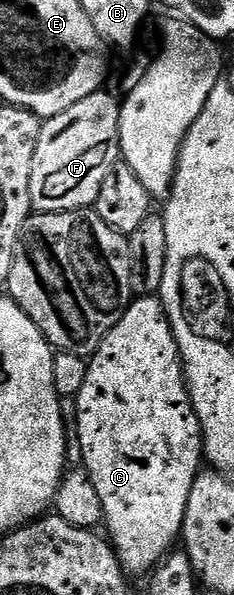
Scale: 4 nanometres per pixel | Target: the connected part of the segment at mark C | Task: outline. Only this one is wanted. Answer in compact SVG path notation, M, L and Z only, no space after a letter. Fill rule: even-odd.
M154 295L152 297L137 297L129 304L129 310L123 315L123 319L119 319L119 323L114 327L109 334L103 339L103 343L97 348L97 352L93 354L89 361L89 370L87 371L87 383L83 383L83 391L79 391L79 395L75 398L75 405L77 405L77 445L81 448L81 457L83 462L83 468L88 473L91 483L95 483L95 491L99 491L99 500L103 502L103 515L105 520L103 522L104 528L109 528L107 532L108 540L111 542L114 549L117 551L117 558L121 560L121 568L125 570L126 574L134 575L133 573L145 573L156 569L157 565L165 558L168 553L174 548L173 544L178 544L181 536L181 528L183 527L183 519L185 518L185 512L187 511L187 499L191 495L191 487L195 483L197 474L202 472L203 469L203 438L201 435L201 424L199 419L195 415L193 410L193 403L189 398L189 387L185 384L185 366L181 364L181 352L177 346L177 339L173 334L173 327L169 322L169 317L165 313L165 307L161 303L160 296Z

